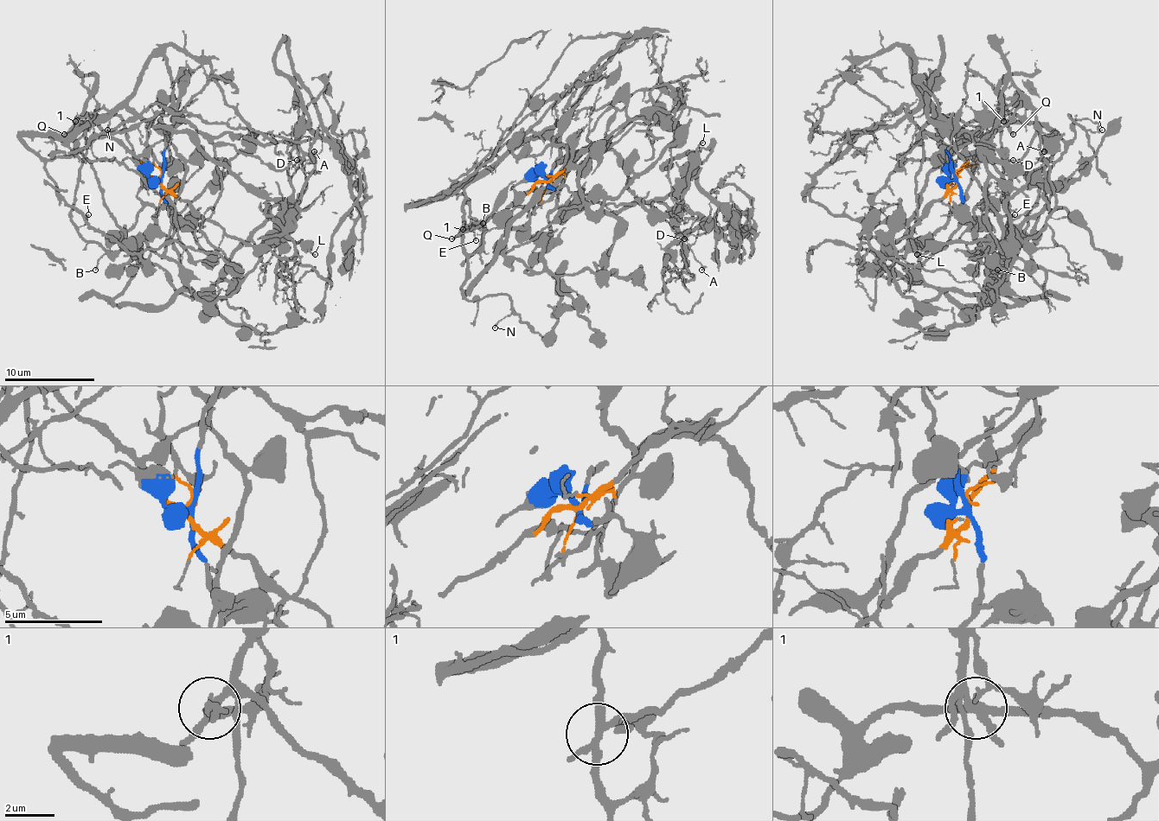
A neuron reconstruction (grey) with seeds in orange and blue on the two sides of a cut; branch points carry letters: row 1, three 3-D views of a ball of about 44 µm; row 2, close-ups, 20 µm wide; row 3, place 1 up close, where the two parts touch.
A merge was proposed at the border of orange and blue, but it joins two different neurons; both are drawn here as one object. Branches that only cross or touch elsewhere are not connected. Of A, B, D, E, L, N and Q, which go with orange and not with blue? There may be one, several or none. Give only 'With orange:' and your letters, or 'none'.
With orange: B, E, Q

